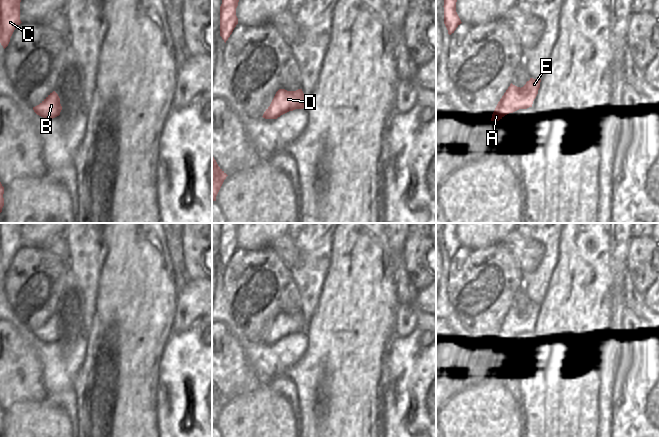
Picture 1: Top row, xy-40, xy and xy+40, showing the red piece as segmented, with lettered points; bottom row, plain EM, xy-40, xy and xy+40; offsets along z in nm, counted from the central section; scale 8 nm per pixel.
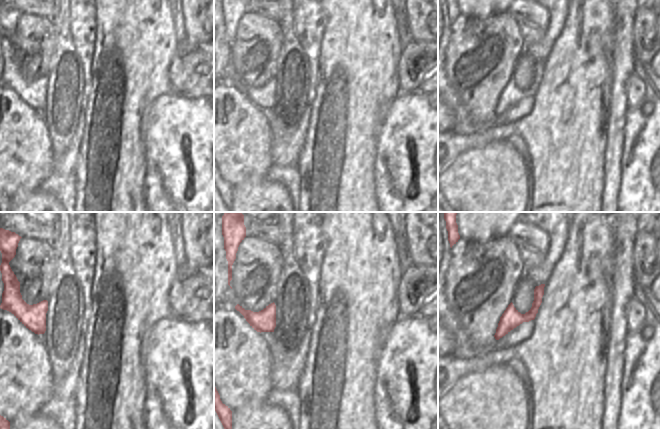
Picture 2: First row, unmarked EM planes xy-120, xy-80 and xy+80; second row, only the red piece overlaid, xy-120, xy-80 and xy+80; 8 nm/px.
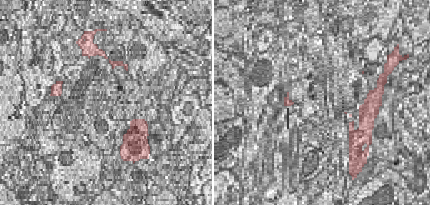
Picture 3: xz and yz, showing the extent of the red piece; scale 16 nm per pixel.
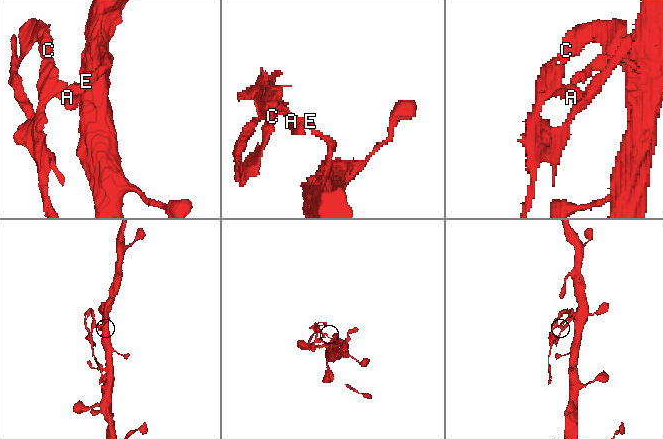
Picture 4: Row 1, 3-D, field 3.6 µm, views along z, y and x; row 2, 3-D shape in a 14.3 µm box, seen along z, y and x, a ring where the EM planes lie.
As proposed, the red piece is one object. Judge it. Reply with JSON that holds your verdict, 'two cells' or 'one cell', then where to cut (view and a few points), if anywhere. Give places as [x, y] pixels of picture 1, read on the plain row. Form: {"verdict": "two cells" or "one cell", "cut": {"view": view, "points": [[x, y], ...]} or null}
{"verdict": "two cells", "cut": {"view": "xy+40", "points": [[520, 312], [533, 324]]}}

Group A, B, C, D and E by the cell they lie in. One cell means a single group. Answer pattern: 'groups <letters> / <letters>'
groups A B C D / E

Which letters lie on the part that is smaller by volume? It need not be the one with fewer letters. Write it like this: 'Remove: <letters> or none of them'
Remove: A, B, C, D

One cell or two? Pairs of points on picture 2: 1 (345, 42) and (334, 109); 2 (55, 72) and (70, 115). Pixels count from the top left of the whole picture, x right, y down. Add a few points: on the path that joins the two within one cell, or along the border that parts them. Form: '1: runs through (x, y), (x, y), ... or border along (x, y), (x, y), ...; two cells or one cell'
1: runs through (345, 59), (344, 92); one cell
2: runs through (64, 83), (64, 104); one cell

